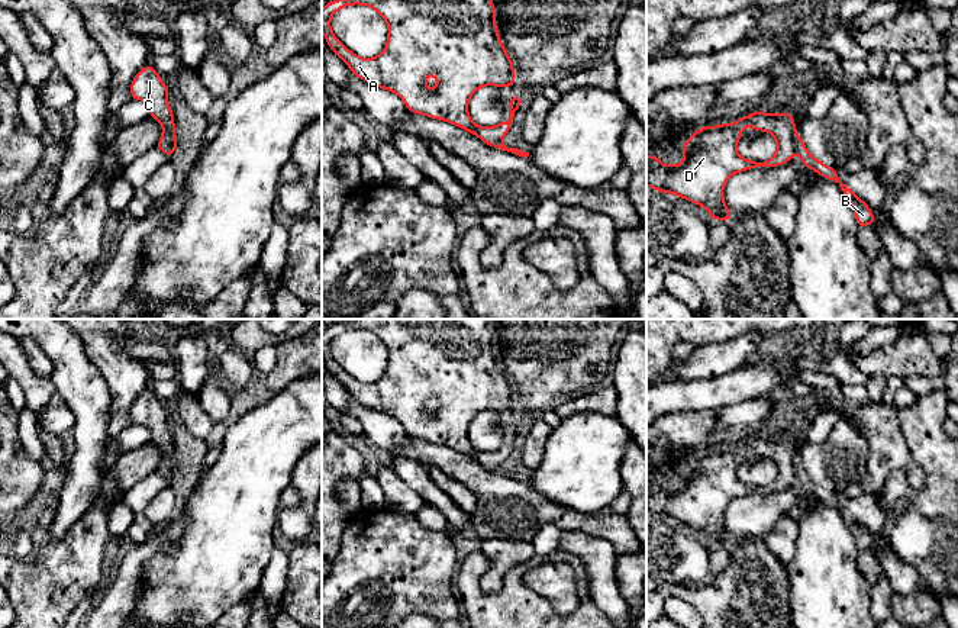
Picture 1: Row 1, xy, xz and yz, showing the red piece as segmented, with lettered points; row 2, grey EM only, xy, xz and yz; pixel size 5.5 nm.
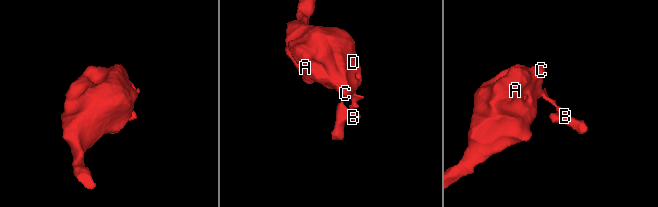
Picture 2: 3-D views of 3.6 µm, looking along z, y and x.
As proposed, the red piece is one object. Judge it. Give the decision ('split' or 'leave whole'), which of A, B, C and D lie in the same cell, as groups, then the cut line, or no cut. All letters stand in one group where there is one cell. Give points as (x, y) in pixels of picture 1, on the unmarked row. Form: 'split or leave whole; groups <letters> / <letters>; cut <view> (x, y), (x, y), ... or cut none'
split; groups A C D / B; cut yz (796, 459), (794, 474)

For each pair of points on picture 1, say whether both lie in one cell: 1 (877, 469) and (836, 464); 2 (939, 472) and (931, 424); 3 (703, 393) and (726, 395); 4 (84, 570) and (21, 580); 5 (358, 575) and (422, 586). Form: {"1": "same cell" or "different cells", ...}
{"1": "different cells", "2": "same cell", "3": "same cell", "4": "same cell", "5": "same cell"}

